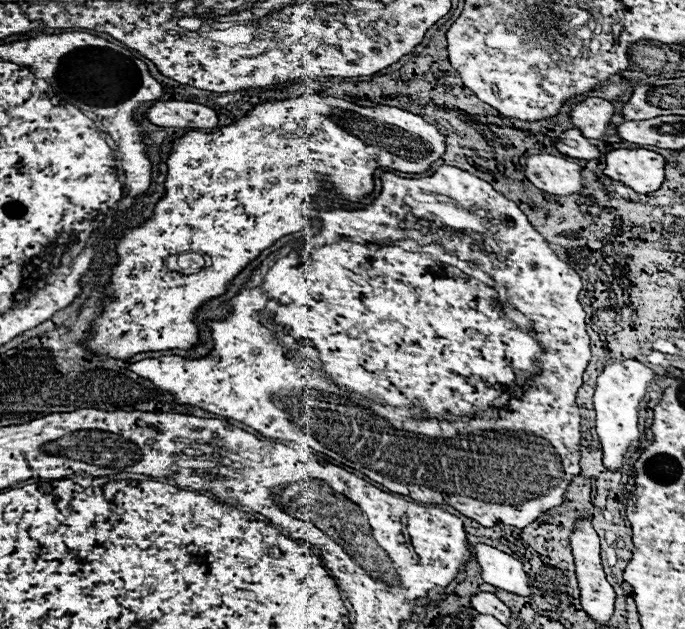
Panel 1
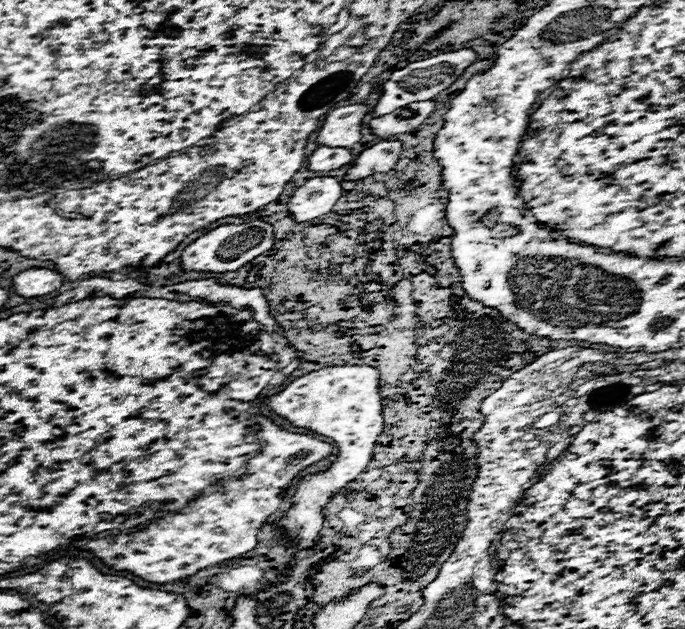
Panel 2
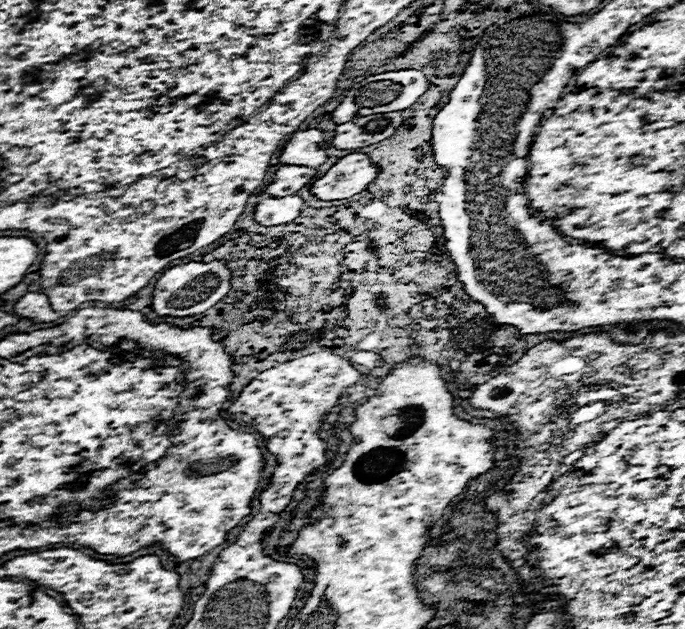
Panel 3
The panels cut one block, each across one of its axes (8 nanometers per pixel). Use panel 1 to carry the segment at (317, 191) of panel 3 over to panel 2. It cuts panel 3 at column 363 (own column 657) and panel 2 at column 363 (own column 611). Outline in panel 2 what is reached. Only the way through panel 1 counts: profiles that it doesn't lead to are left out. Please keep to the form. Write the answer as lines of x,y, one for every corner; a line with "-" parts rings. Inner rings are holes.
382,140
372,148
366,148
356,156
354,166
348,170
344,180
358,180
372,176
376,172
392,170
400,160
400,150
402,150
400,140

